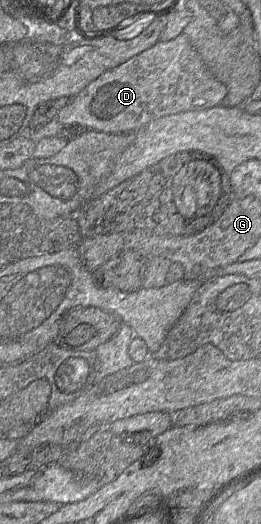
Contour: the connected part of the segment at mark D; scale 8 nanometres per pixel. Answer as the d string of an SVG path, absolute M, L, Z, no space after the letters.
M182 33L170 41L159 40L151 48L101 74L72 98L57 113L56 118L63 125L80 125L87 130L106 133L135 132L147 123L166 115L221 105L226 94L226 85L217 80L189 39Z

